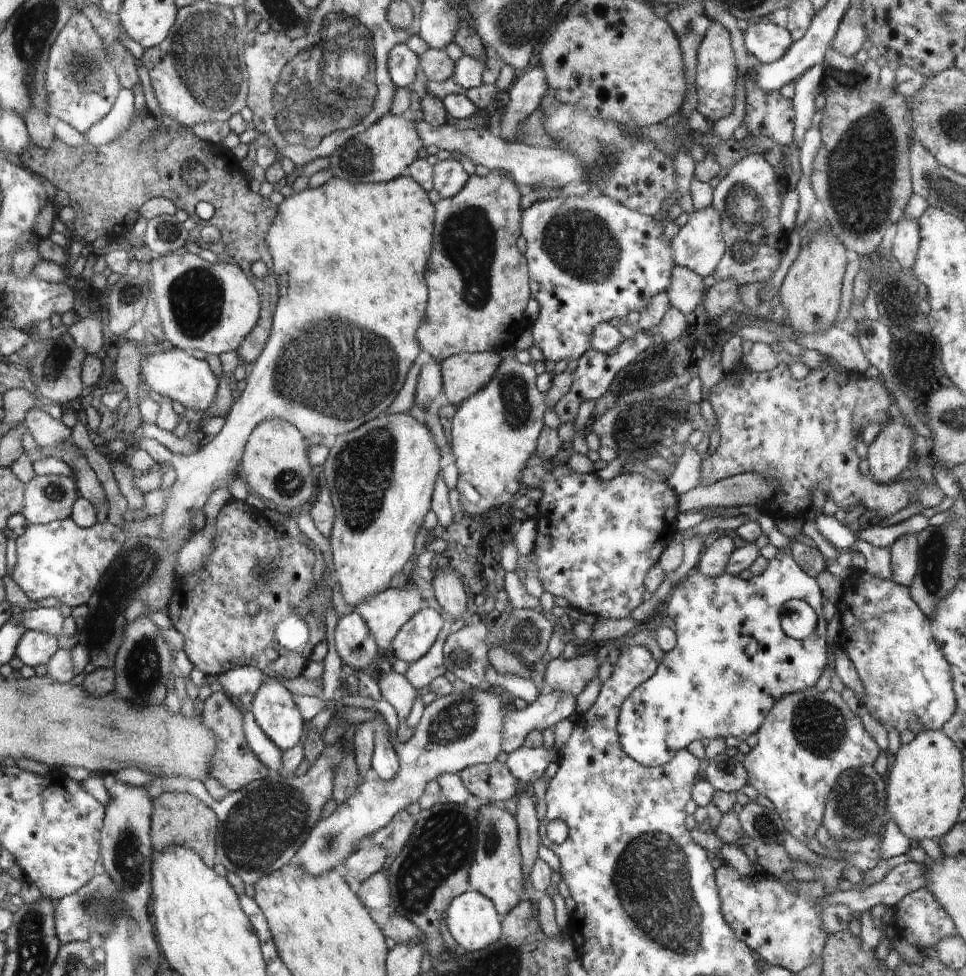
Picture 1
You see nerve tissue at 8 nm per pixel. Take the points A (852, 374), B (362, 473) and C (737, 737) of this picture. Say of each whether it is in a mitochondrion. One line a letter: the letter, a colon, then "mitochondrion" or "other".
A: other
B: mitochondrion
C: other

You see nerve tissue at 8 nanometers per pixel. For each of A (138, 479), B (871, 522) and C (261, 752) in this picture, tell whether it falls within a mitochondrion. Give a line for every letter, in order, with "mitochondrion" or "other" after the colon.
A: other
B: other
C: other

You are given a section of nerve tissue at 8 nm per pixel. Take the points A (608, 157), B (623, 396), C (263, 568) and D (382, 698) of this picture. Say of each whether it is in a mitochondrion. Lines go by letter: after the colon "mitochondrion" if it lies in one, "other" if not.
A: mitochondrion
B: mitochondrion
C: mitochondrion
D: other

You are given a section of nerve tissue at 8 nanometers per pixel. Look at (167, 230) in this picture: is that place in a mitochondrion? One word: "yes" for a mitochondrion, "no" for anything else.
yes

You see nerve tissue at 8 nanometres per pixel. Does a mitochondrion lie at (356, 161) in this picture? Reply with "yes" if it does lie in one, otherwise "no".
yes

